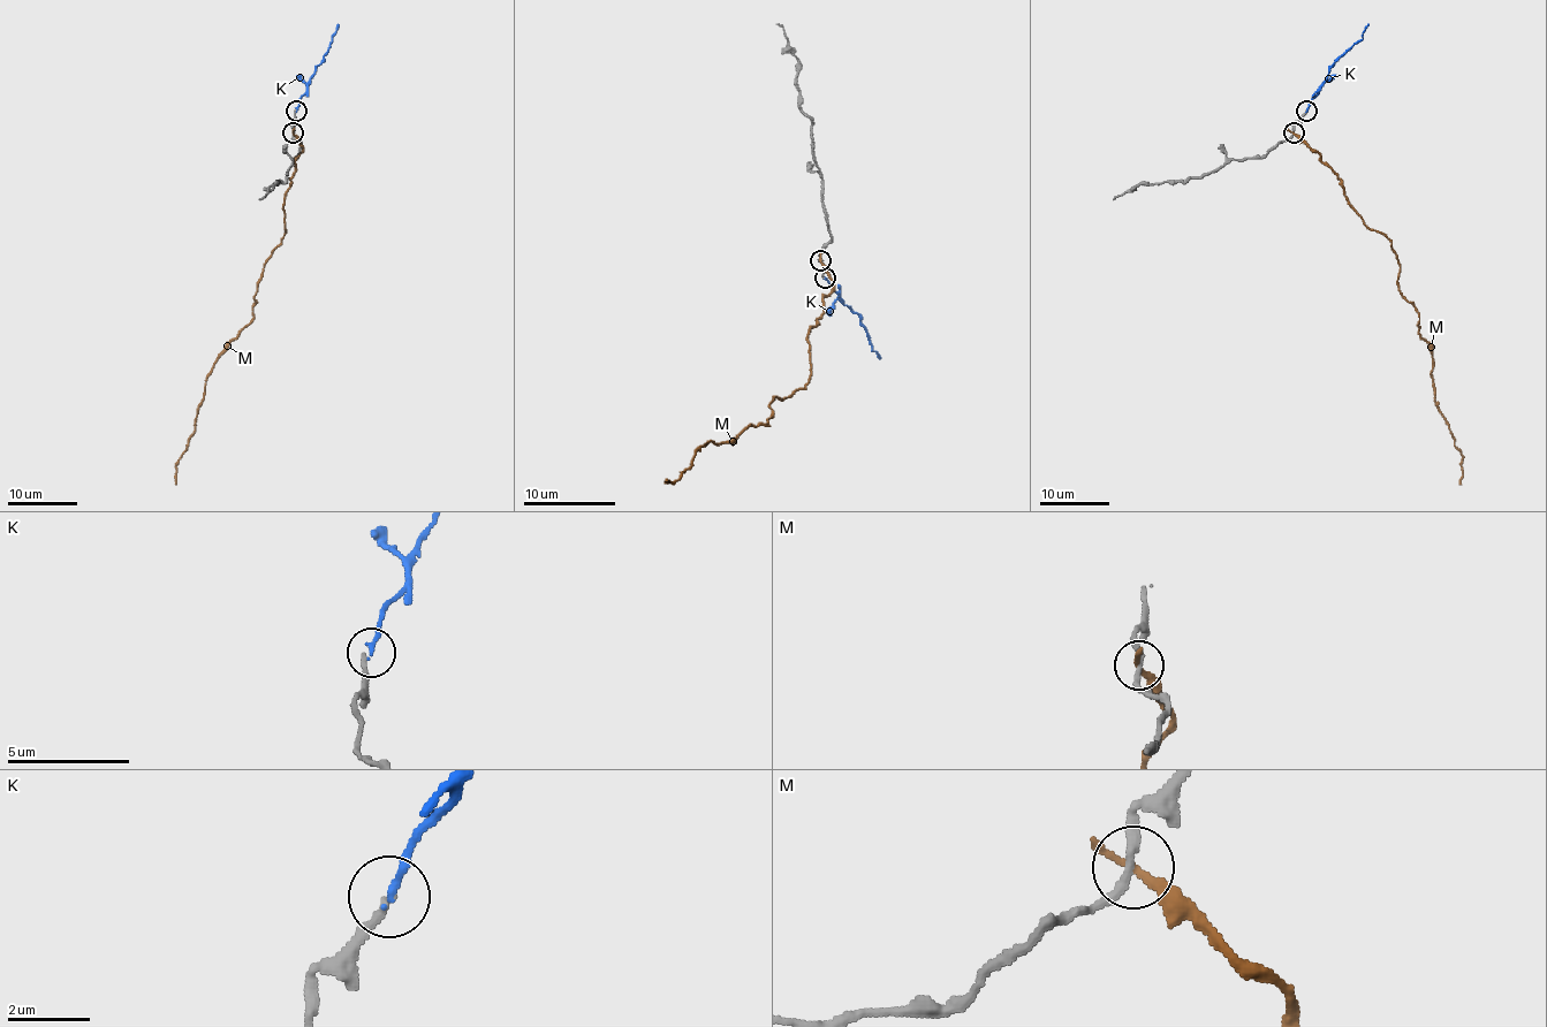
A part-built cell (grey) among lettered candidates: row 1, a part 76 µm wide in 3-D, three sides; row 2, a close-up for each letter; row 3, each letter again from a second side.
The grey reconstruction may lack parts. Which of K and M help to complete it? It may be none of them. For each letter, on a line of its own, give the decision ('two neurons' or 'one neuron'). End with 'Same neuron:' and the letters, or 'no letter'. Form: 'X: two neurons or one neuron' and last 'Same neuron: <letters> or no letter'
K: one neuron
M: two neurons
Same neuron: K

